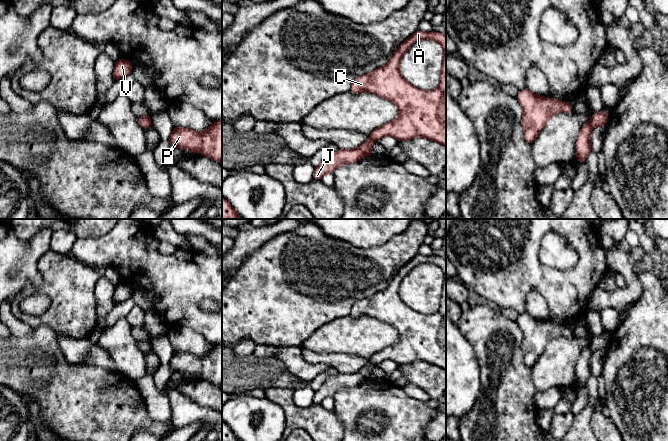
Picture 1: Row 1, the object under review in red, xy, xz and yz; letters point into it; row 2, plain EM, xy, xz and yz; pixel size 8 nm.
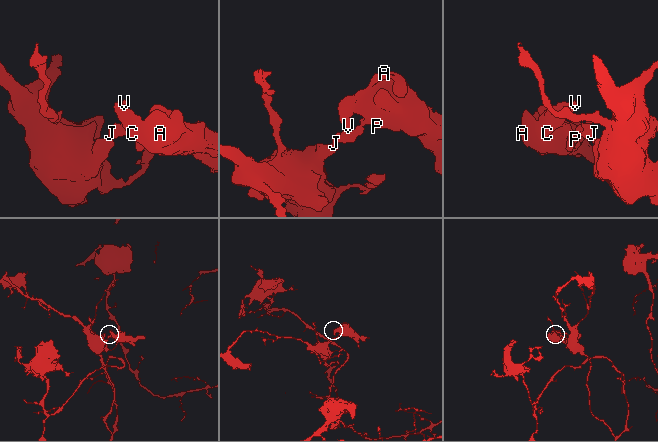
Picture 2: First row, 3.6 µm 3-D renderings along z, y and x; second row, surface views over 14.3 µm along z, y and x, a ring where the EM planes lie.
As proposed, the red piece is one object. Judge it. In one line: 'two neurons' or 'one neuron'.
two neurons

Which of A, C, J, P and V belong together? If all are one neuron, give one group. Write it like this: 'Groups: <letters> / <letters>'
Groups: A C P V / J

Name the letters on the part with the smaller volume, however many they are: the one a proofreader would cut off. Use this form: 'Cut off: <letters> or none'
Cut off: A, C, P, V

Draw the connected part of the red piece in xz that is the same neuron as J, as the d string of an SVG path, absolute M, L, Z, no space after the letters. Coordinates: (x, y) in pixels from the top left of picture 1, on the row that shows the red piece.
M367 139L361 146L356 149L339 149L338 152L327 155L322 160L322 162L317 167L315 167L313 179L321 180L325 174L333 173L338 166L355 163L363 157L372 155L372 145L373 141Z

